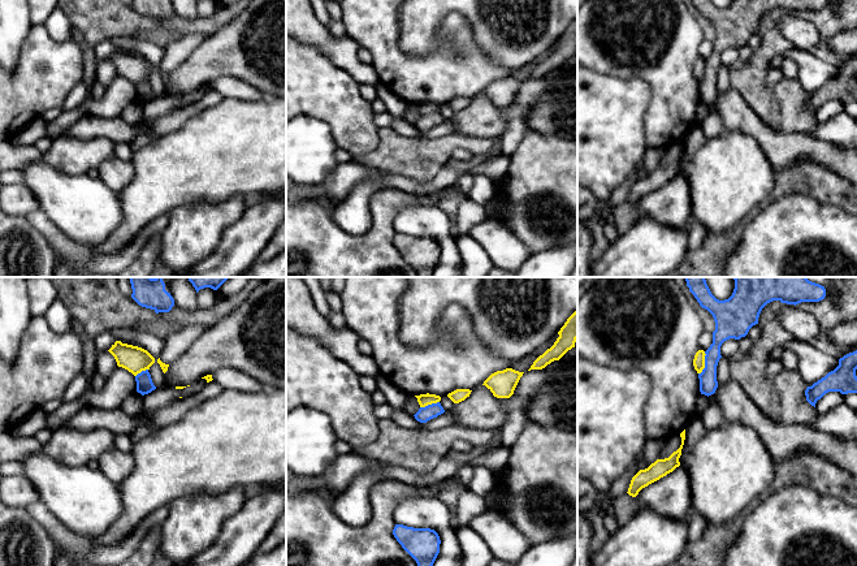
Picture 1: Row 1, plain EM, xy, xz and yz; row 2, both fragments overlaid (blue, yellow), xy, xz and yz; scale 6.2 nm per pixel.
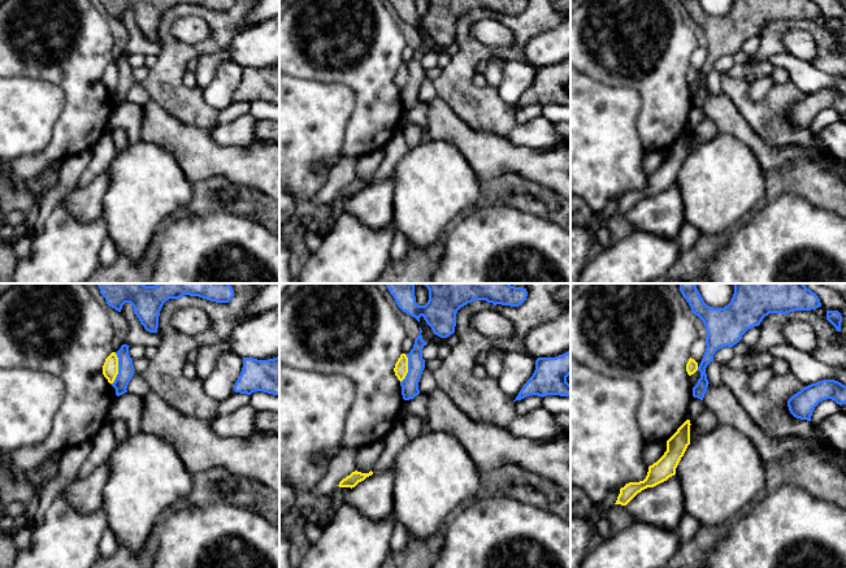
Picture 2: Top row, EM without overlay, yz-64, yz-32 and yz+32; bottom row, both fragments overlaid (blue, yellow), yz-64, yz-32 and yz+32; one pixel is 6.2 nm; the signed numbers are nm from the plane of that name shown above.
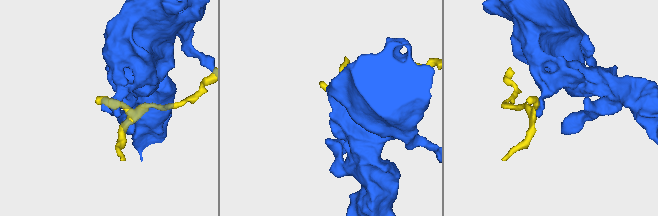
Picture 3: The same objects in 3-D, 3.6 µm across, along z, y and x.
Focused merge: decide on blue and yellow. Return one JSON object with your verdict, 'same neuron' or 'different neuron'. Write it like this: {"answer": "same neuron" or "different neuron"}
{"answer": "different neuron"}

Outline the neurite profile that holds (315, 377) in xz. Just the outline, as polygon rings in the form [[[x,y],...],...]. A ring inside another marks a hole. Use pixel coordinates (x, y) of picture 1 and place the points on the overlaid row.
[[[286,325],[286,414],[300,406],[324,412],[338,440],[352,450],[367,448],[380,435],[372,396],[360,386],[359,375],[328,346]]]

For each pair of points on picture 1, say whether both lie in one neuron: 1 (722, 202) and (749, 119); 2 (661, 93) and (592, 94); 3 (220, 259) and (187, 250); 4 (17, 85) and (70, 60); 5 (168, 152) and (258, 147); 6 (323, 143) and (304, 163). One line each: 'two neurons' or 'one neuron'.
1: two neurons
2: two neurons
3: two neurons
4: one neuron
5: one neuron
6: one neuron

